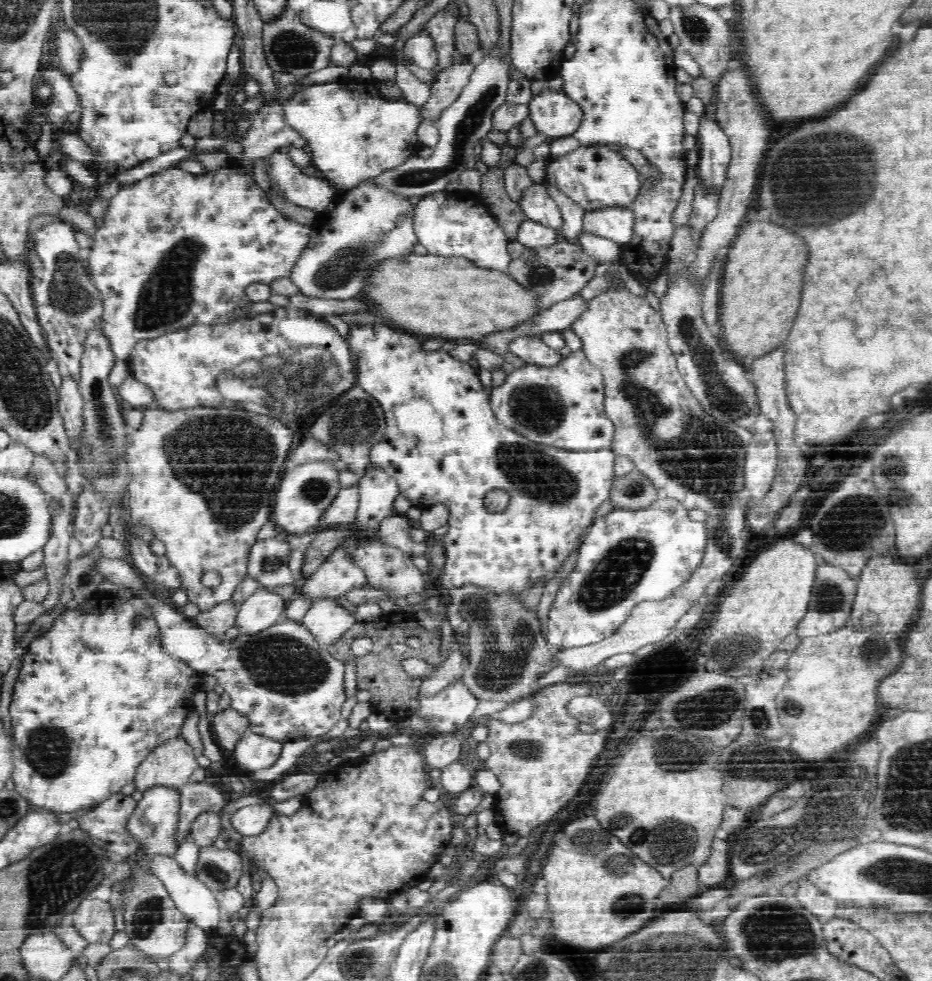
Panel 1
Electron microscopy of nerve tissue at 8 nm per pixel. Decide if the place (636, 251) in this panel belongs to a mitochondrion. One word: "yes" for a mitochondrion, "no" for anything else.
no

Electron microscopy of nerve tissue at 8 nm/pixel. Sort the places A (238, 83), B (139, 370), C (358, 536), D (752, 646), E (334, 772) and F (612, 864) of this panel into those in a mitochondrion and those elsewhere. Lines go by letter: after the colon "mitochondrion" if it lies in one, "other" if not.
A: other
B: other
C: other
D: mitochondrion
E: other
F: mitochondrion

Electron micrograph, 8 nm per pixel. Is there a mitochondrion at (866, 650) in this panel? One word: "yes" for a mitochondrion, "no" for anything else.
yes

